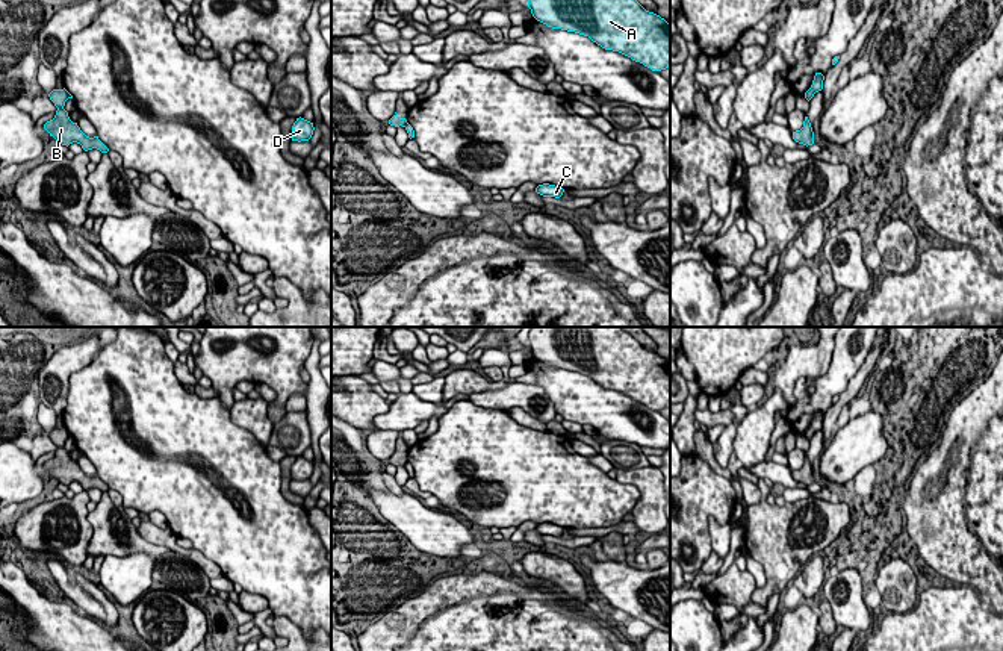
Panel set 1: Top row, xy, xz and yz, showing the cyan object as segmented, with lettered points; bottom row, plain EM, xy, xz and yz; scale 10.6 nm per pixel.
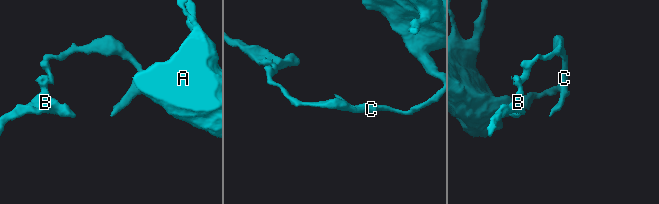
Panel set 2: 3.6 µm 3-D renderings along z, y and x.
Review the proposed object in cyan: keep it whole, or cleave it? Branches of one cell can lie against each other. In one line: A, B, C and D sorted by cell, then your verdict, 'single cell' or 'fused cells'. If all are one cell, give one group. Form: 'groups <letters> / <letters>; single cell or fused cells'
groups A C D / B; fused cells

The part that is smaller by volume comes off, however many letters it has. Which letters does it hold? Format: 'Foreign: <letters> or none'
Foreign: B

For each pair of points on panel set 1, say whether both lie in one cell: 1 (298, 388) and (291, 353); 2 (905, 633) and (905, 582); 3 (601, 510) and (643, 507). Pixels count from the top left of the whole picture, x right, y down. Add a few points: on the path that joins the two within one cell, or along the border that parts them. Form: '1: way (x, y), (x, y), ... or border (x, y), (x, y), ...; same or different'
1: way (291, 379), (291, 362); same
2: border (912, 607), (905, 612), (890, 612); different
3: border (614, 479), (637, 489), (639, 498), (631, 512); different

